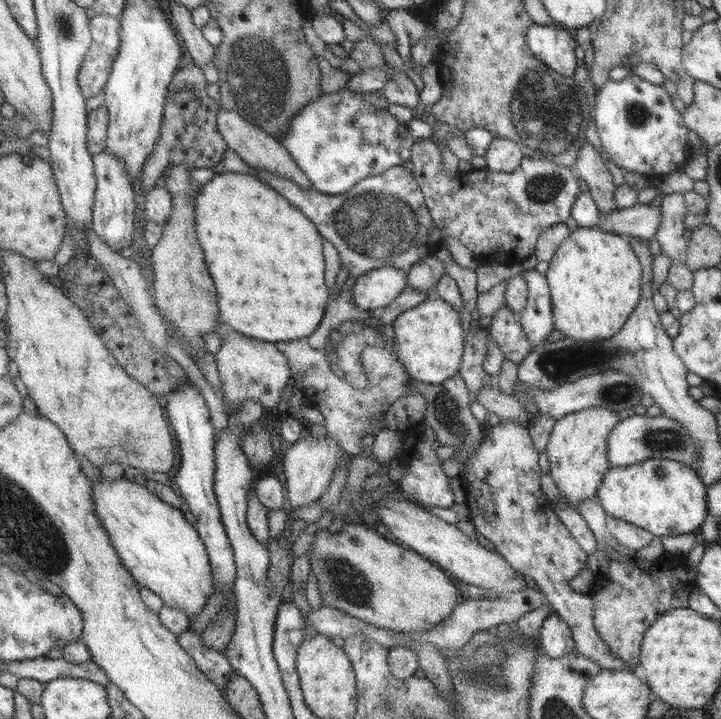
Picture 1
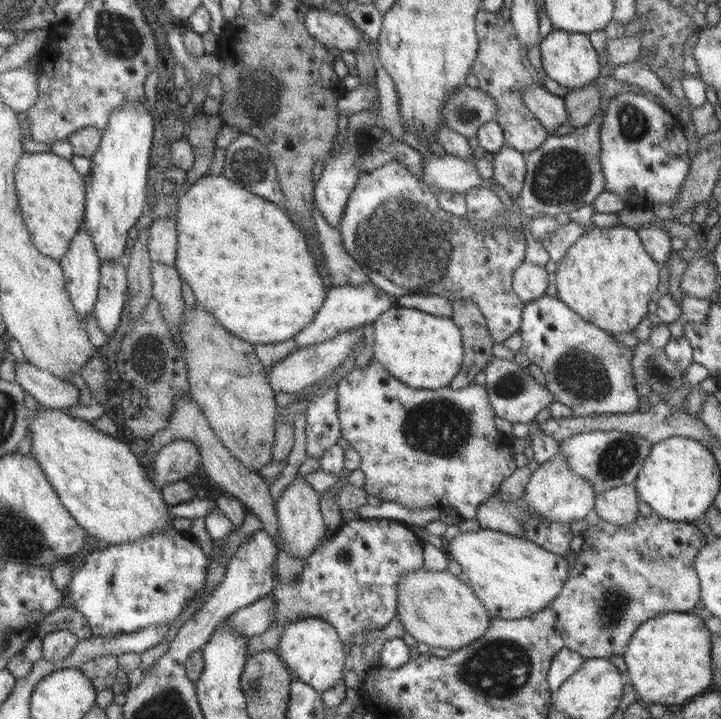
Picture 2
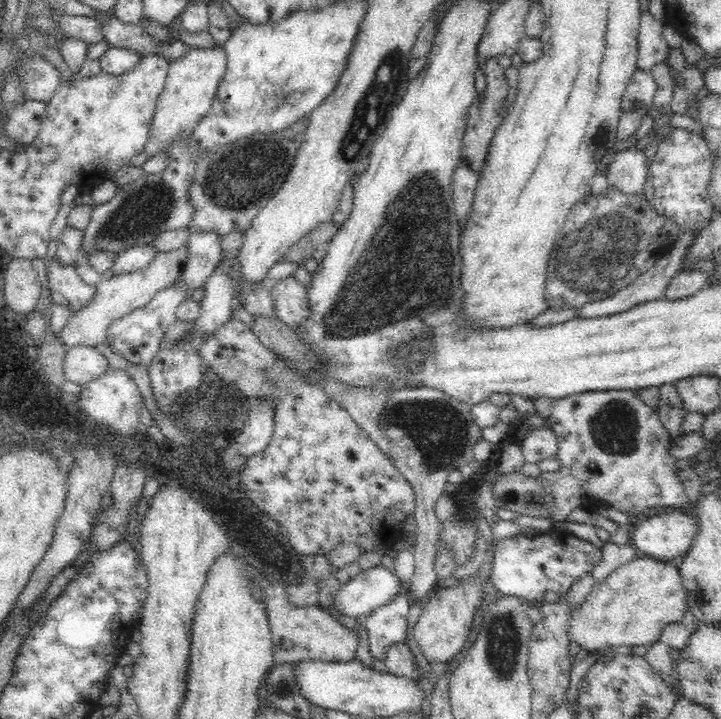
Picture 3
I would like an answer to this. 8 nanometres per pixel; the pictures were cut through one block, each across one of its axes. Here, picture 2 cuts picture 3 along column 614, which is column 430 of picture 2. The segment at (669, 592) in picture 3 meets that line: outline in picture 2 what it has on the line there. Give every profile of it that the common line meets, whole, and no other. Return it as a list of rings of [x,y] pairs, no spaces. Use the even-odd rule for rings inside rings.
[[[421,567],[411,570],[399,578],[396,587],[397,620],[416,642],[454,651],[480,638],[489,626],[488,610],[481,605],[473,590],[447,569],[430,571]]]

